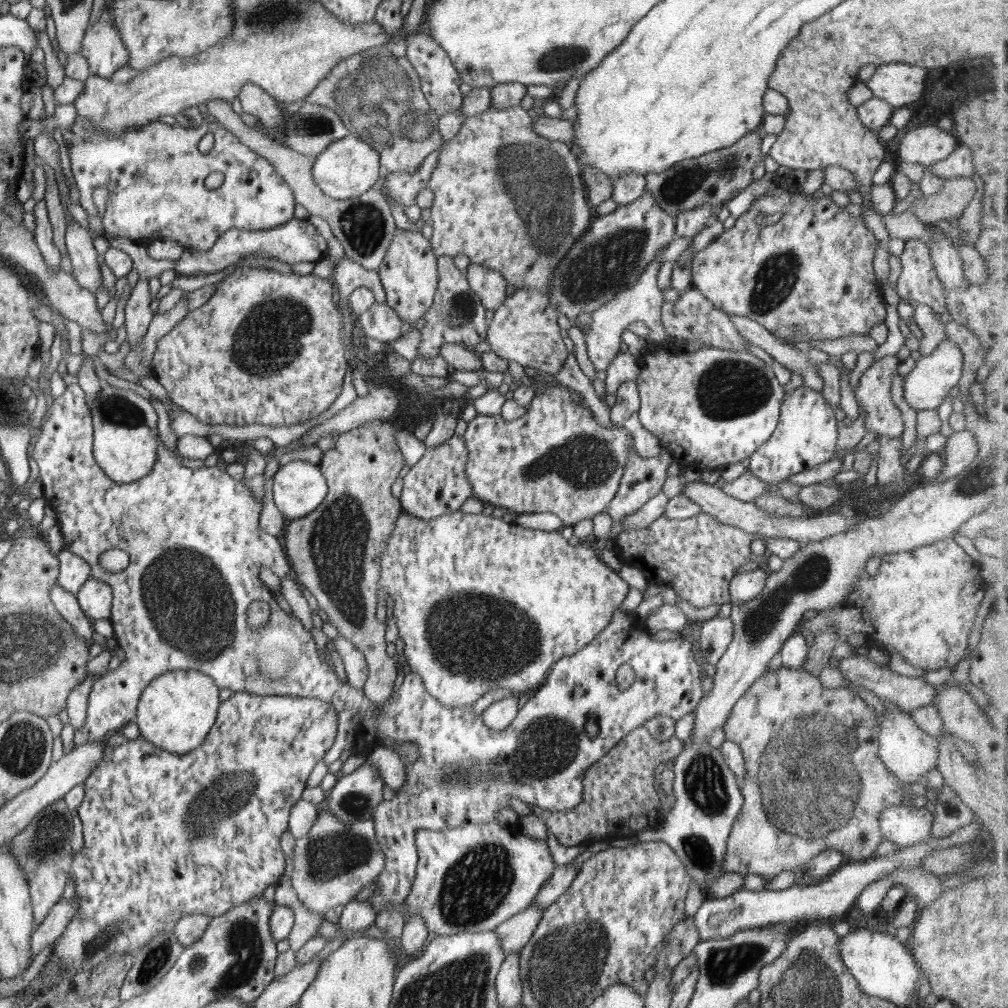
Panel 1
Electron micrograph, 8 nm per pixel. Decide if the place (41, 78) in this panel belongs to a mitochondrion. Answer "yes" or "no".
no

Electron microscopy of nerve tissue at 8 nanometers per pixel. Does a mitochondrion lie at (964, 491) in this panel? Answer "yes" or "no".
yes

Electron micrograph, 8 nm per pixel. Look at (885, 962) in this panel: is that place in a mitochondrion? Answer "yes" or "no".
no

